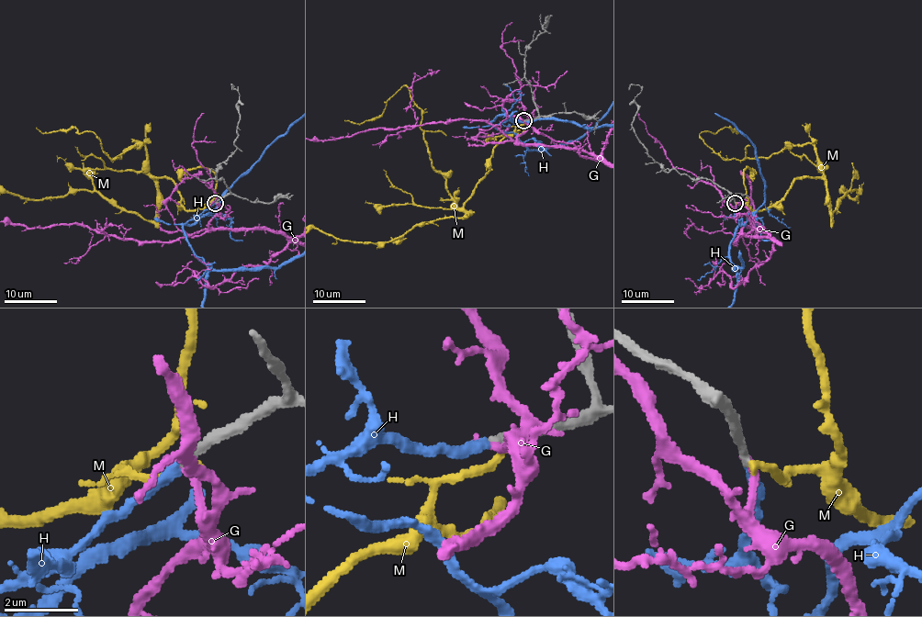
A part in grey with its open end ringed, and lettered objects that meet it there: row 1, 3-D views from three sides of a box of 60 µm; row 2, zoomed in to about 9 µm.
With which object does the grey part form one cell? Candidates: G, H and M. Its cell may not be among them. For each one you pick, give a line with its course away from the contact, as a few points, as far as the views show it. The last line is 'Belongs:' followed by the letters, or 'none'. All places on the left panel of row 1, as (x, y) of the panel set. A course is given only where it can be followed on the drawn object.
H: Its course: (214, 202), (191, 218), (187, 224), (196, 223), (205, 216), (269, 146)
Belongs: H

